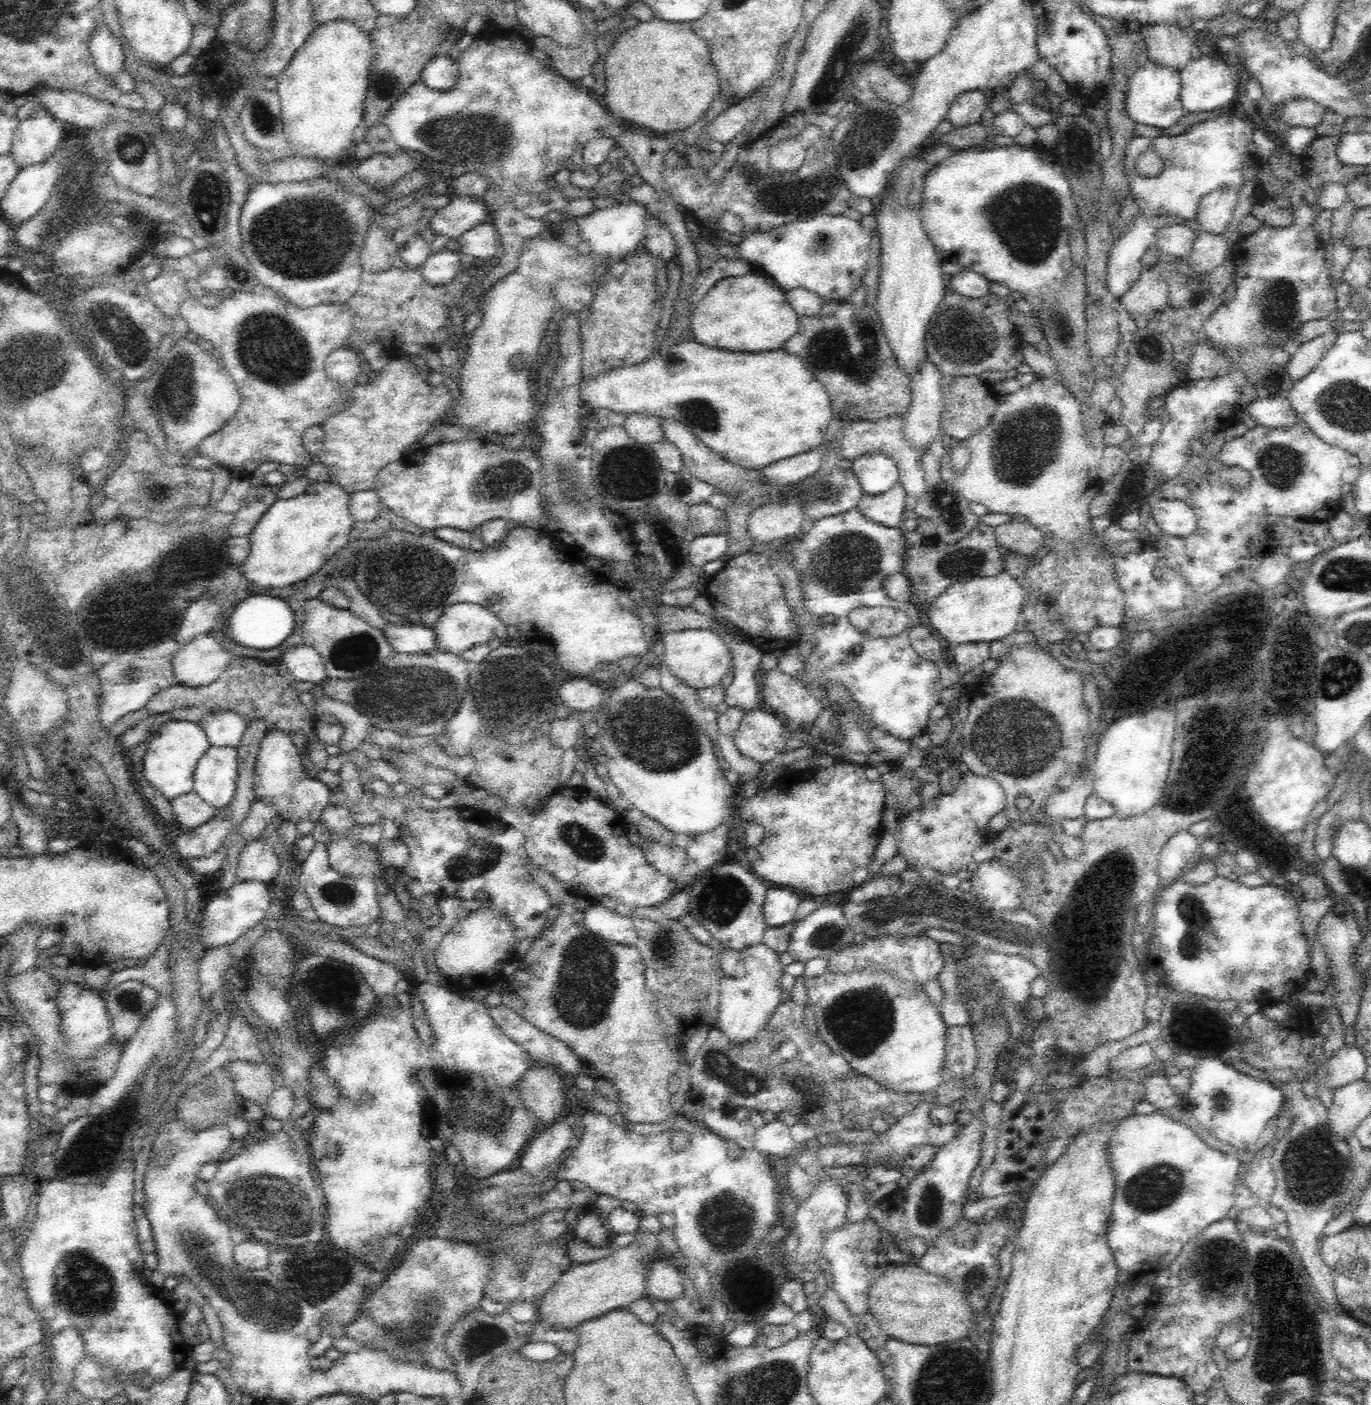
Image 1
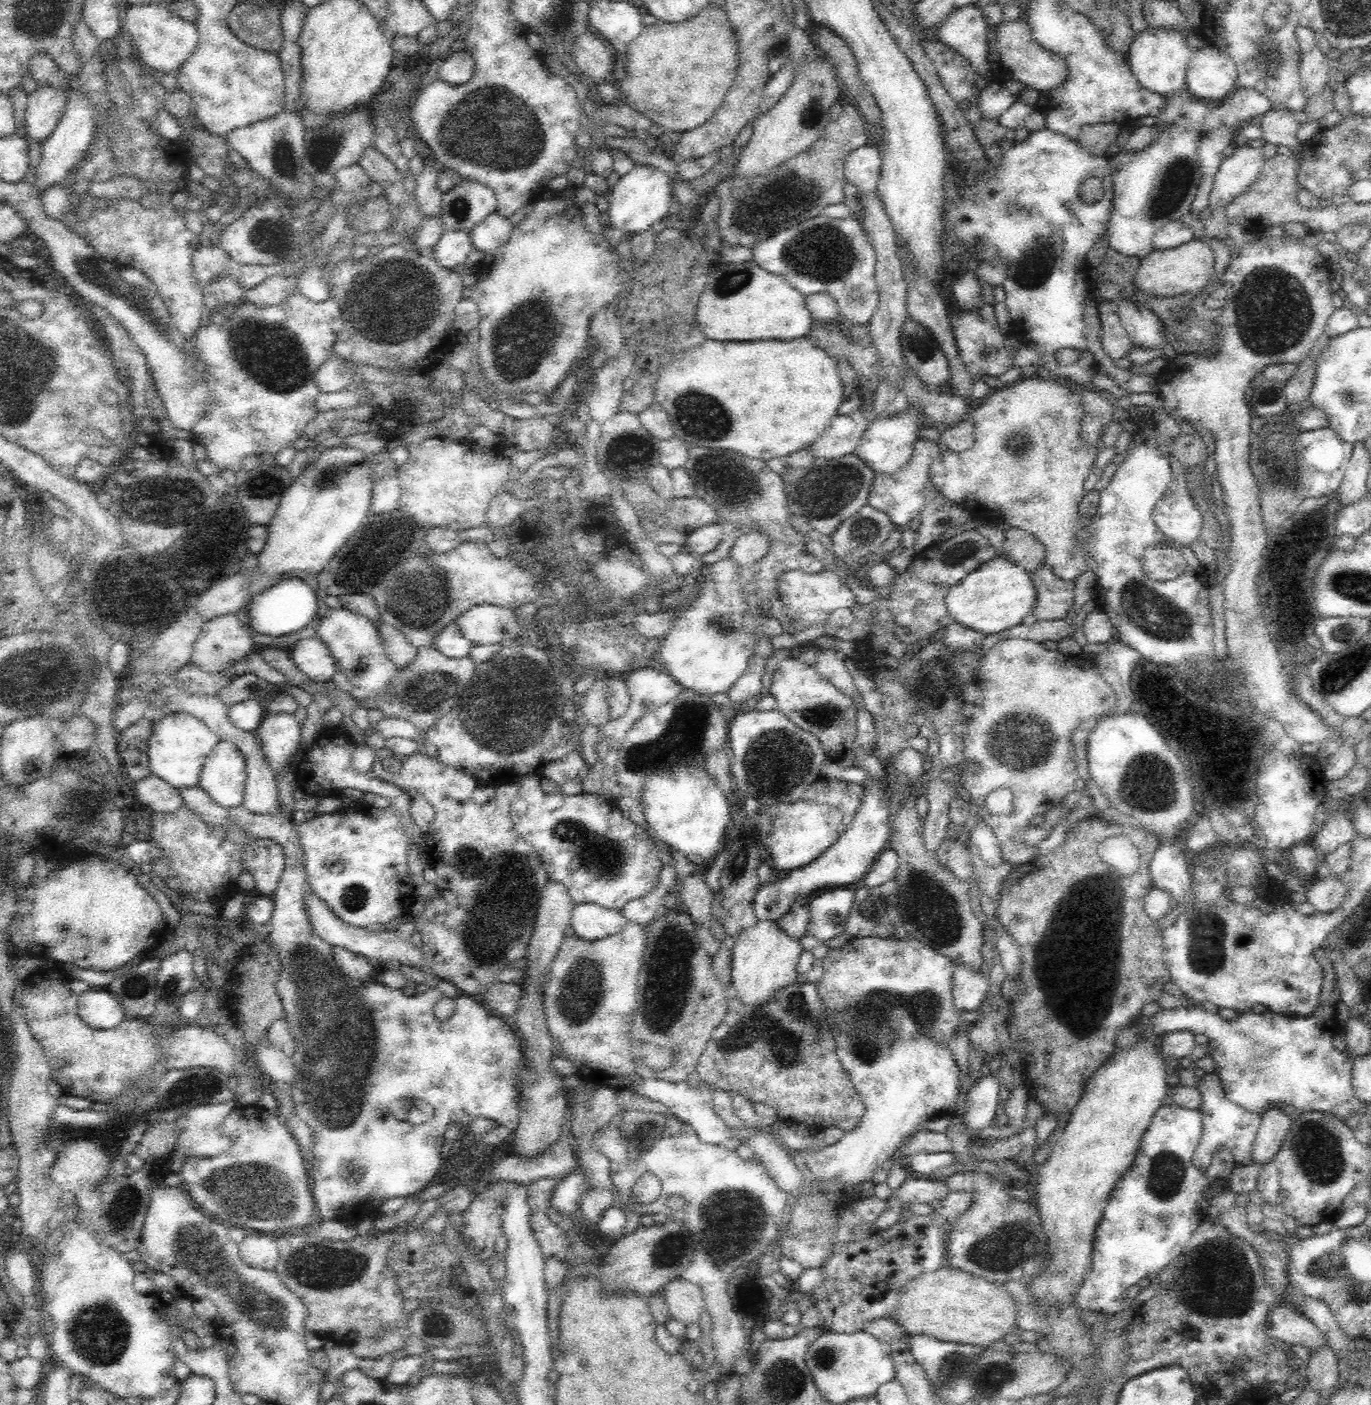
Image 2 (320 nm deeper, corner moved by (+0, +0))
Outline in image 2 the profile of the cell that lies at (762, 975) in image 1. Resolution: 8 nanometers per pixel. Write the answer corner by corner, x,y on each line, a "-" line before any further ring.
759,920
756,926
752,926
752,928
738,934
735,938
735,946
732,952
730,980
735,997
745,1006
762,1006
776,998
787,986
797,982
796,977
799,974
796,966
802,952
804,952
804,949
802,949
799,940
788,937
779,929
775,921

